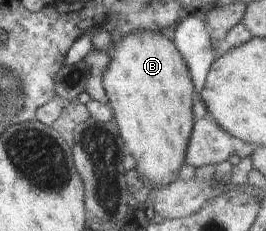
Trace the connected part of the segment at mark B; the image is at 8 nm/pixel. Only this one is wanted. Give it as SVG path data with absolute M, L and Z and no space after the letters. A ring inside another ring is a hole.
M132 30L130 34L121 36L114 47L115 52L102 78L109 98L108 106L113 112L112 120L117 124L118 132L124 140L126 153L132 154L132 158L136 160L136 169L140 176L158 189L175 181L178 170L184 164L188 140L192 136L196 119L193 116L193 82L184 58L174 42L161 30Z

